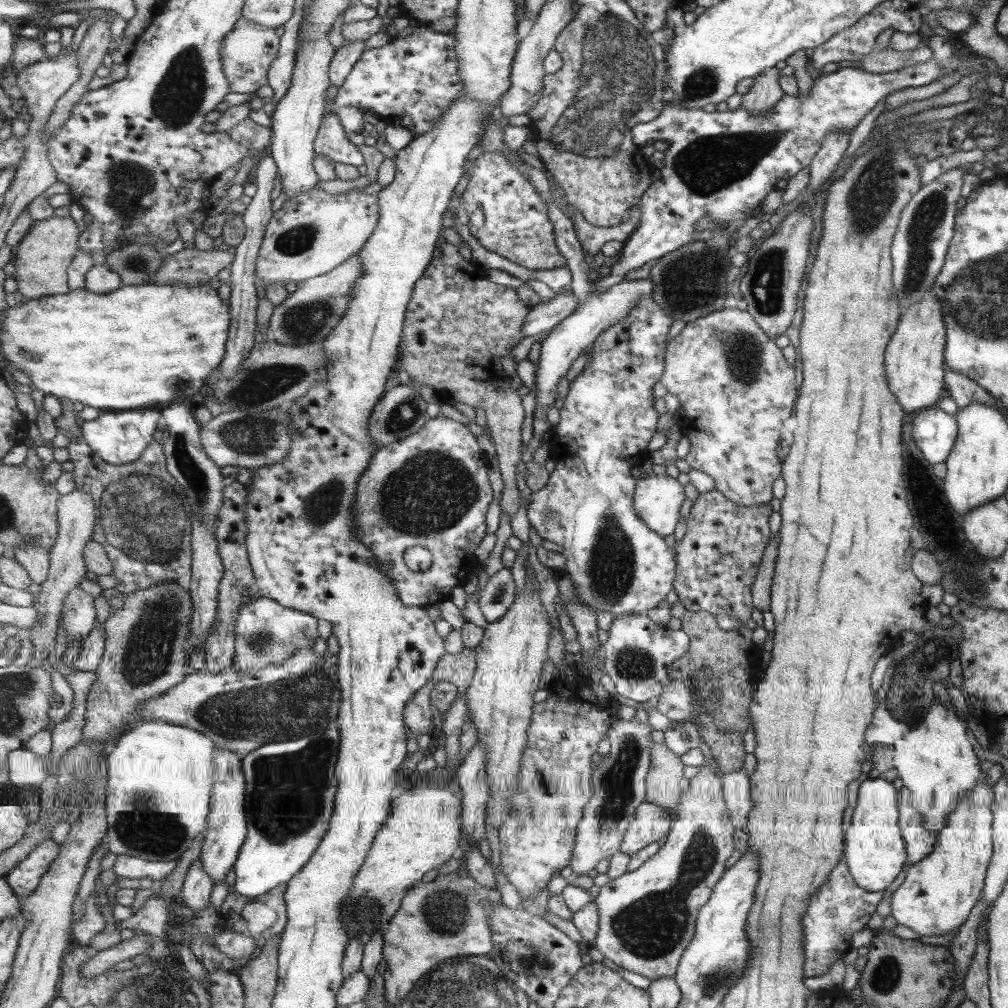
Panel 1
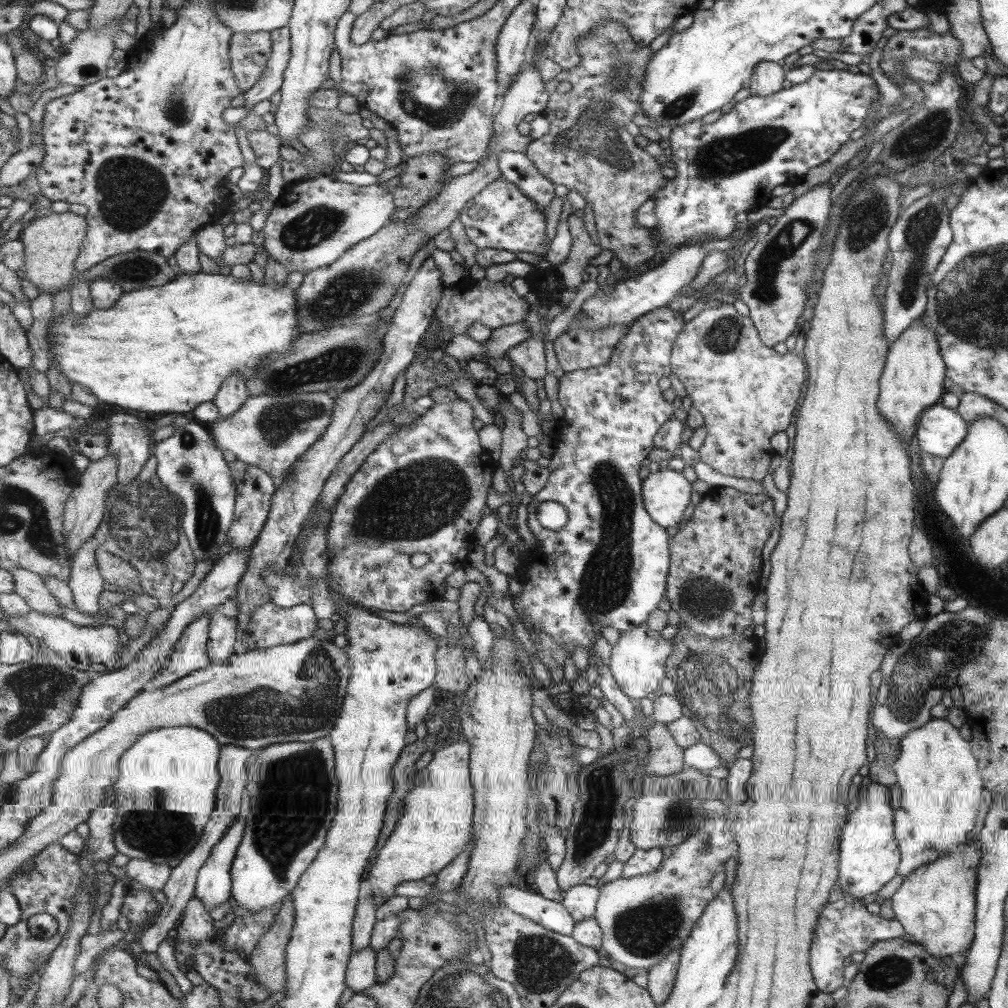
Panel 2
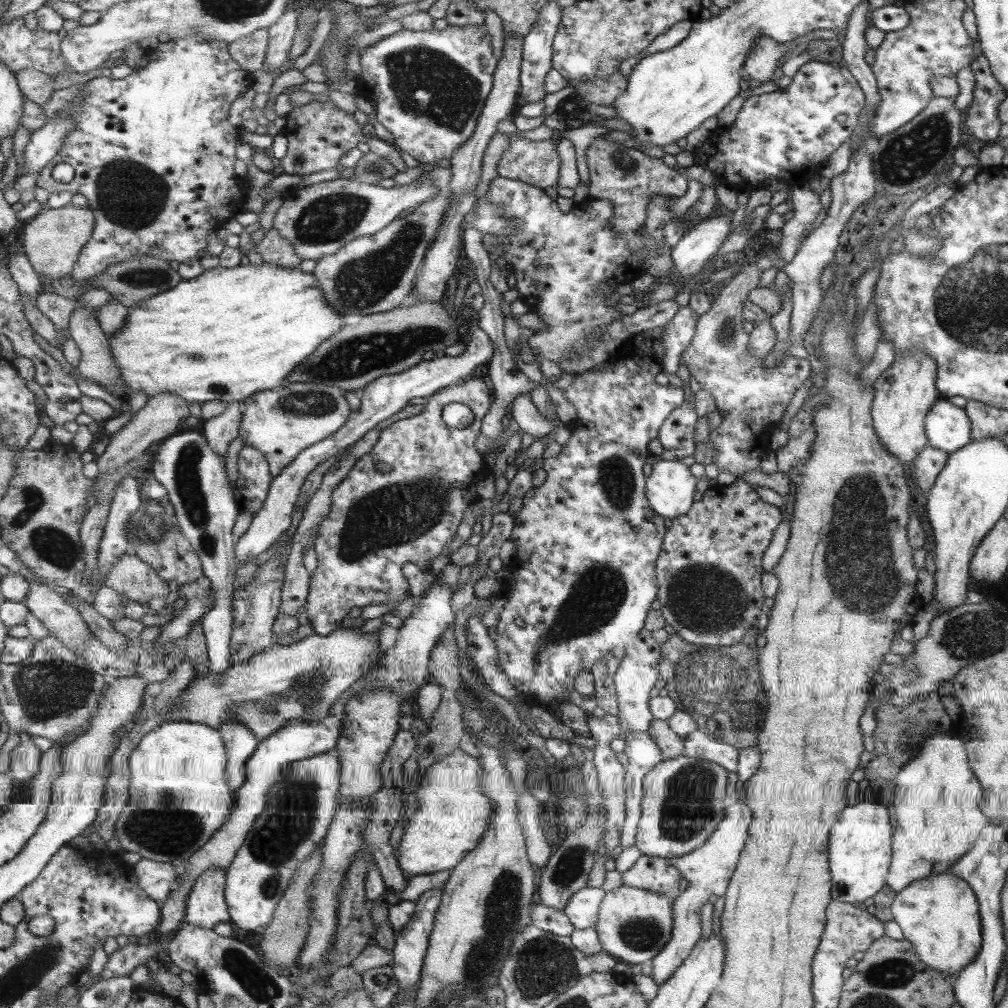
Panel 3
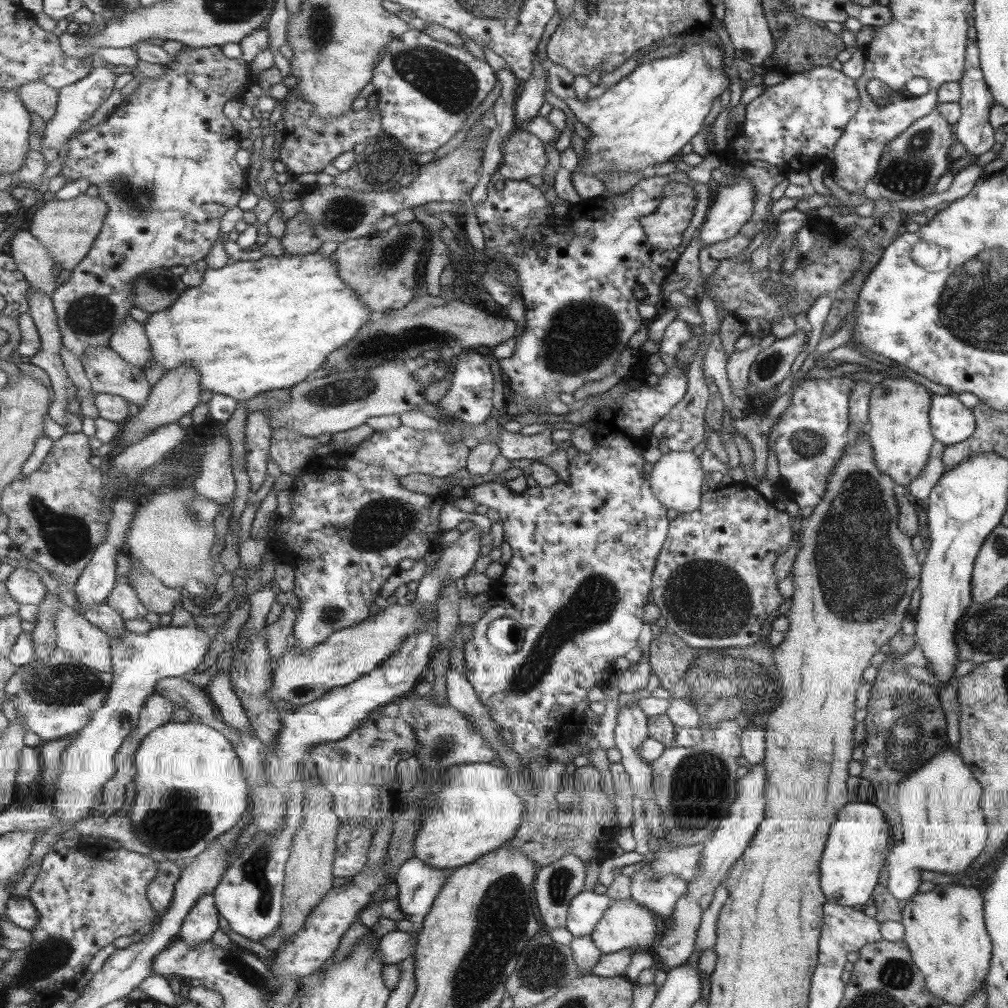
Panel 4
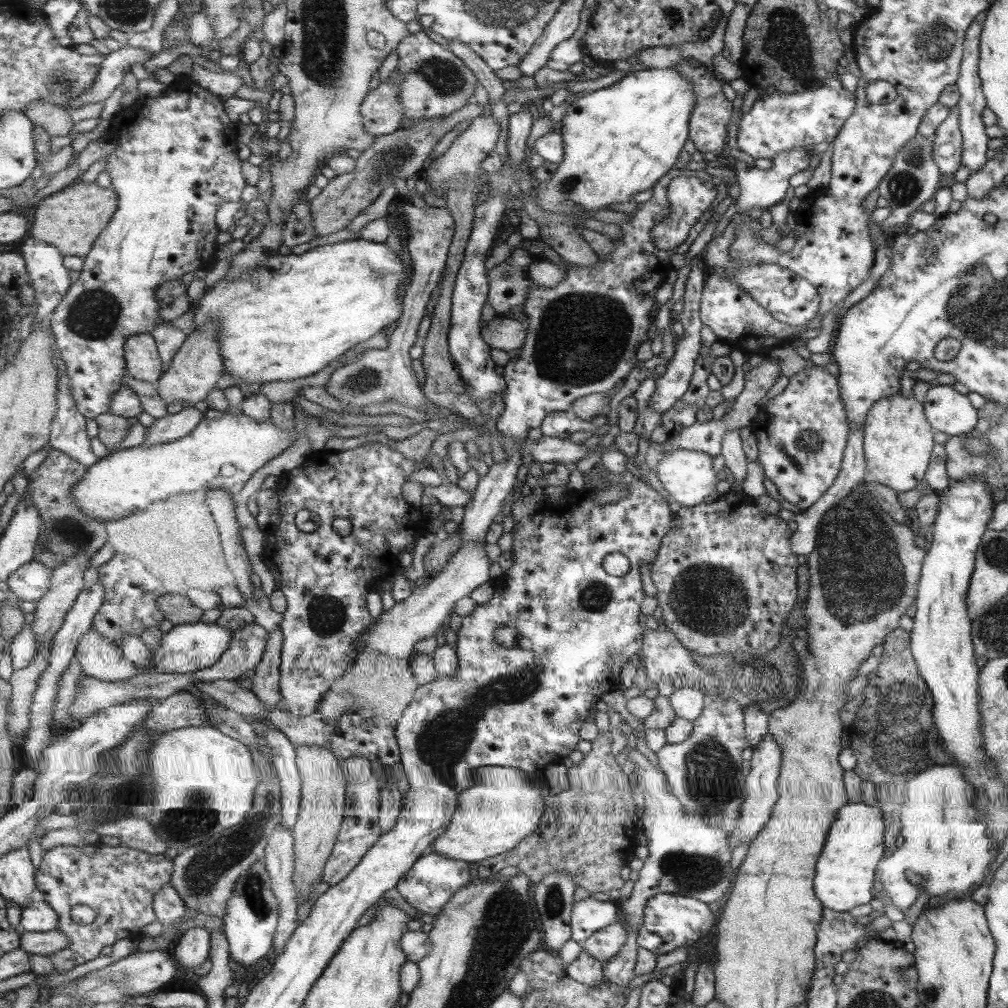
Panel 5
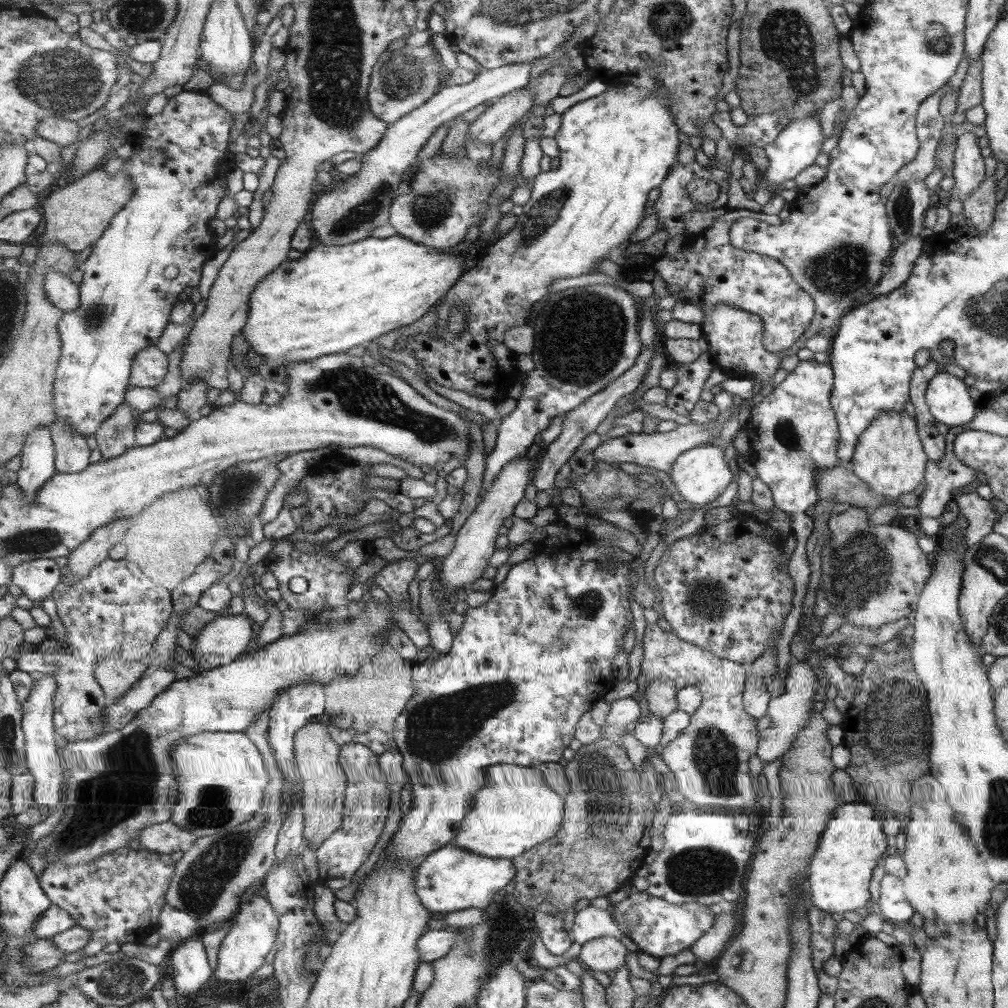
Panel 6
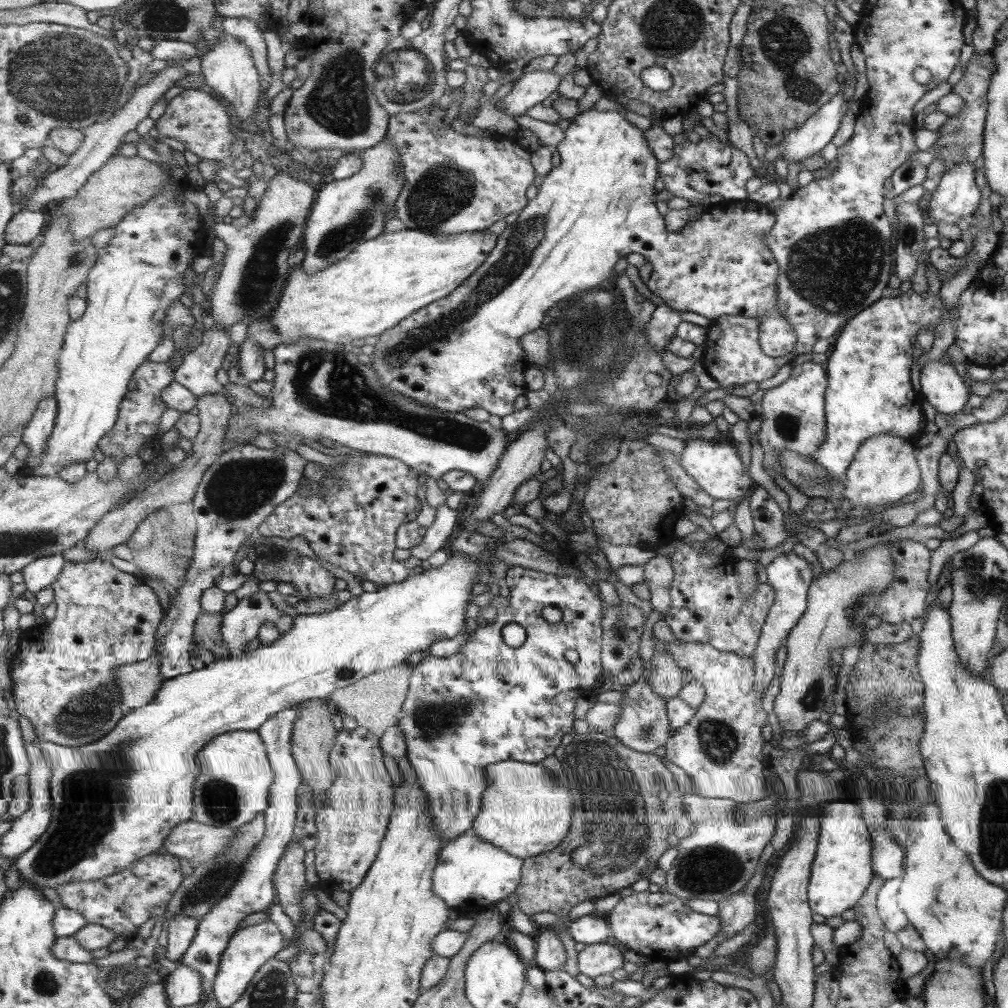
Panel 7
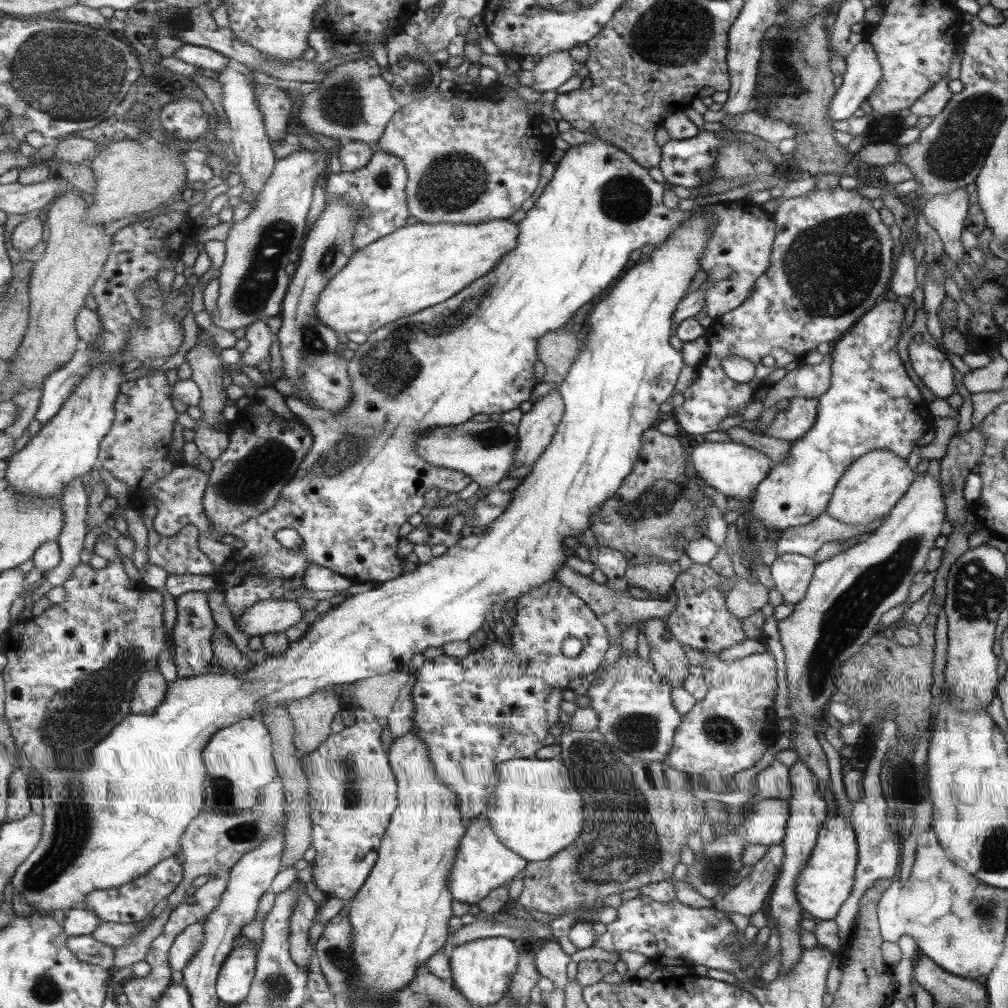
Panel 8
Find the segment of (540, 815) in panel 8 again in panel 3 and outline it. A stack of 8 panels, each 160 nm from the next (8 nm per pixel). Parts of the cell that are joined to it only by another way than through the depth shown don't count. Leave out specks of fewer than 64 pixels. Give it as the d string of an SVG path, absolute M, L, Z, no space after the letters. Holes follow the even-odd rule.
M457 749L445 760L427 768L427 774L423 778L418 778L419 786L415 793L416 797L420 798L419 812L405 828L396 851L401 870L407 872L409 876L433 874L443 870L451 872L480 845L480 842L484 840L488 824L490 824L490 816L494 810L482 786L482 772L484 772L484 766L479 759Z

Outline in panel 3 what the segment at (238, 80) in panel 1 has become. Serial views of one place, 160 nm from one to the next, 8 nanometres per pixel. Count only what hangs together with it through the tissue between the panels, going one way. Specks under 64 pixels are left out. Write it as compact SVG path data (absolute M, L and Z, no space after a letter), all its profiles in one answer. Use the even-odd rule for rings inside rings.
M259 29L237 42L232 42L230 54L243 70L252 74L263 68L267 59L267 51L269 51L269 41L268 29Z

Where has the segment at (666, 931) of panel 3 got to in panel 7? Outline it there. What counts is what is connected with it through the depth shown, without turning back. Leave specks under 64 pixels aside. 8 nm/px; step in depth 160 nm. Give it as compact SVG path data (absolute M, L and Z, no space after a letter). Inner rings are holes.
M607 943L587 945L577 954L578 972L591 979L621 968L622 961L619 949Z

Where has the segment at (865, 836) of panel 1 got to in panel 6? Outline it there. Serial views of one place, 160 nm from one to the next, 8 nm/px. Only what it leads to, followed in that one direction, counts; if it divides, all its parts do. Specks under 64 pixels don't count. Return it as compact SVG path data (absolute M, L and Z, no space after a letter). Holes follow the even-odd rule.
M839 803L820 834L819 844L809 860L807 886L811 906L832 913L844 913L865 907L869 900L871 870L886 849L881 824L873 818L871 805Z

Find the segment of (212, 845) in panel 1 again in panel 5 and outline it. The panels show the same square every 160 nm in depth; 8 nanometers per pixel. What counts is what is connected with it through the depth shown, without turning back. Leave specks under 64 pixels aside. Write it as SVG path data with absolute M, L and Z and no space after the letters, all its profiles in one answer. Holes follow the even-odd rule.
M191 927L183 932L174 956L180 971L193 974L197 966L203 966L210 959L211 931L205 928Z

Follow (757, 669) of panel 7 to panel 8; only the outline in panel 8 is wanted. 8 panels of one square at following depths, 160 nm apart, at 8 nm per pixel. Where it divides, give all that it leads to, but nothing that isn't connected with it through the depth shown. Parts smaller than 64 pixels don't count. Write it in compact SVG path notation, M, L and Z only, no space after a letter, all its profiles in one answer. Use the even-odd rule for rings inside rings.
M800 554L776 556L770 564L774 589L782 596L783 604L795 604L802 599L811 580L816 562Z

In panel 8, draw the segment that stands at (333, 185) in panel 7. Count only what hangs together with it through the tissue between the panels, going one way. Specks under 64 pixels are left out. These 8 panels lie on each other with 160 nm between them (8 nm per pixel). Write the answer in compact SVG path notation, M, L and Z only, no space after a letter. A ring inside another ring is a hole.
M335 197L331 203L326 203L303 244L298 267L282 306L282 324L277 334L283 358L283 378L297 387L297 395L305 404L331 412L339 412L351 404L353 383L348 373L348 361L340 352L341 357L335 353L340 334L318 317L317 305L333 278L357 252L353 244L357 215L361 214L356 214L343 197ZM487 420L487 422L470 421L463 425L453 427L437 427L423 437L417 439L417 454L437 466L437 468L449 468L469 474L476 481L479 489L484 490L483 498L499 480L505 478L513 463L513 453L516 451L517 431L515 426L498 420Z

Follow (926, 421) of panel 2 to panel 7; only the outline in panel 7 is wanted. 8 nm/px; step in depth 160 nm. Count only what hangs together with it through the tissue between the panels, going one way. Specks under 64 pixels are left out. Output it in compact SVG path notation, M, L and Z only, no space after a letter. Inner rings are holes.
M943 360L925 361L919 369L919 396L939 414L957 414L969 398L968 389L952 364Z

